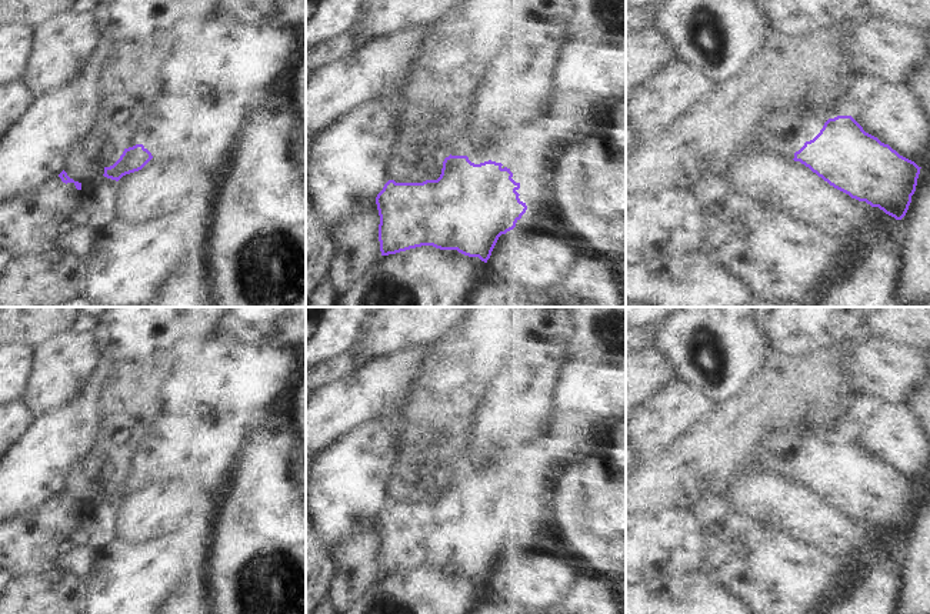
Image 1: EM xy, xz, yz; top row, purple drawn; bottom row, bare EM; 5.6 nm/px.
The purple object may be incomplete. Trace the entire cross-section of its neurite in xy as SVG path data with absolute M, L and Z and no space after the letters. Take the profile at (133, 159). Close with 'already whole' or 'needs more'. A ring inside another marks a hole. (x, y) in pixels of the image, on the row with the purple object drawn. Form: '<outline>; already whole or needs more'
M207 111L179 117L161 117L153 136L124 149L120 158L104 167L104 177L119 181L123 176L141 170L153 157L176 156L184 150L209 151L221 141L223 120Z; needs more

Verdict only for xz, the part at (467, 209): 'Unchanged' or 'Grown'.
Grown.

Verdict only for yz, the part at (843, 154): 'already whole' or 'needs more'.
needs more

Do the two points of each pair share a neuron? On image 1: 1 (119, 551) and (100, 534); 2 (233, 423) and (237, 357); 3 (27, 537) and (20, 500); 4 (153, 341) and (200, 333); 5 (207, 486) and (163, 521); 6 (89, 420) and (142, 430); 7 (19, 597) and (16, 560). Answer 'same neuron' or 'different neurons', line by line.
1: different neurons
2: same neuron
3: different neurons
4: same neuron
5: same neuron
6: different neurons
7: different neurons

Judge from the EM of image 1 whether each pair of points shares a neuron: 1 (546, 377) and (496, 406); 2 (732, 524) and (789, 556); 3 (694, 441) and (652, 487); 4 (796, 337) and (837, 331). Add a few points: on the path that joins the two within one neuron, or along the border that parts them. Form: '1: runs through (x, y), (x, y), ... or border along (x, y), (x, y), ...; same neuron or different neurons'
1: runs through (542, 391), (527, 406), (510, 406); same neuron
2: runs through (736, 541), (743, 549), (772, 550); same neuron
3: runs through (687, 453), (663, 477); same neuron
4: runs through (806, 331), (827, 331); same neuron

